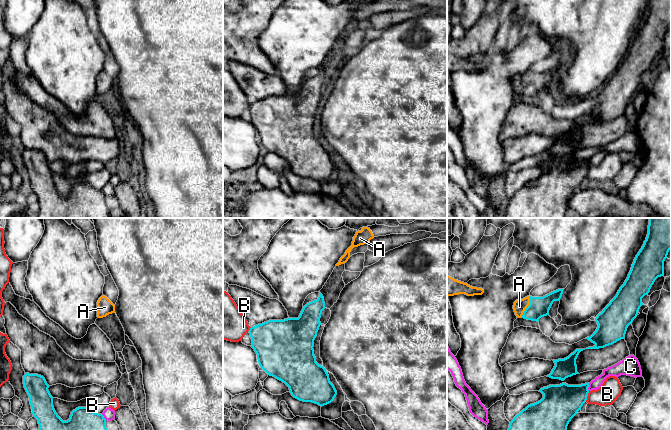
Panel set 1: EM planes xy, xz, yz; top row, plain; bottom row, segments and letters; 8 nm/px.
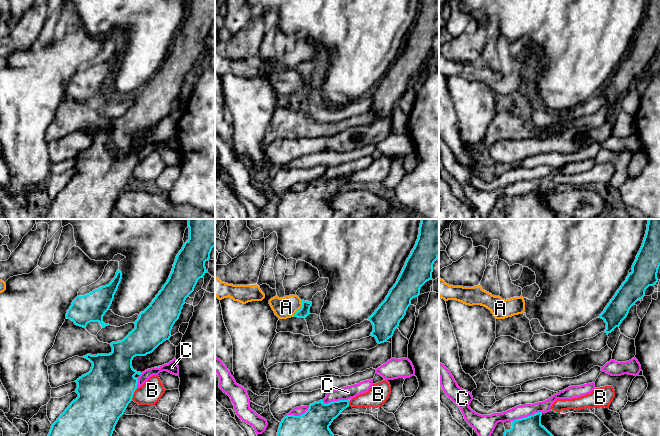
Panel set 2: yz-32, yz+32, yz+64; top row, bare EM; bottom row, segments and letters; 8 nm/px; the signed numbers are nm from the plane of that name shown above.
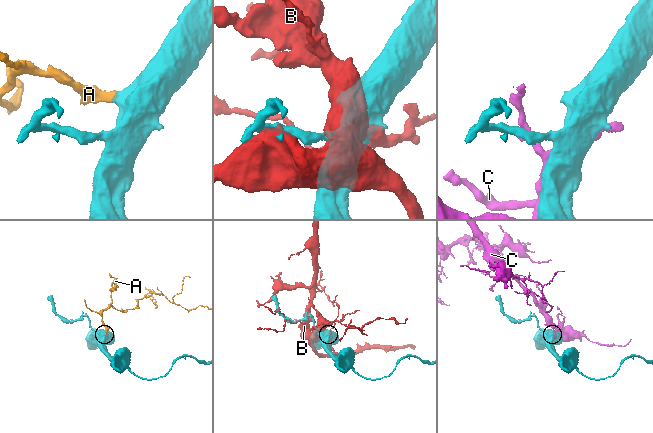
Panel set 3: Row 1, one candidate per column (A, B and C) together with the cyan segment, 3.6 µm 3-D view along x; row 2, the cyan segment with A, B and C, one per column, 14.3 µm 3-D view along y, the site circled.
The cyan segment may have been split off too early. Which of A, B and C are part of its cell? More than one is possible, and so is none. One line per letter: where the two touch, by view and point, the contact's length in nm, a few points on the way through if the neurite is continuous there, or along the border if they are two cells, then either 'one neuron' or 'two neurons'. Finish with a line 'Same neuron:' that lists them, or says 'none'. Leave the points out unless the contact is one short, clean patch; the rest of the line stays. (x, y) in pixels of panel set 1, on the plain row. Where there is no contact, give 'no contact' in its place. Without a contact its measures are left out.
A: meets cyan in yz at (528, 82); contact 180 nm long; runs through yz (539, 83), (528, 82), (519, 82); one neuron
B: meets cyan in yz at (587, 171); contact 90 nm long; two neurons
C: meets cyan in yz at (588, 162); contact 60 nm long; two neurons
Same neuron: A

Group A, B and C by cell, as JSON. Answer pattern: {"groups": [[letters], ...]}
{"groups": [["A"], ["B"], ["C"]]}

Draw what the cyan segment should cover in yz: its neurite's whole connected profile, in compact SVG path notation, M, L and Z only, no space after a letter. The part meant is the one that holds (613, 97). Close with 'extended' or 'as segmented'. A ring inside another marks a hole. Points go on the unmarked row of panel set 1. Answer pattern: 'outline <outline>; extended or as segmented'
outline M649 0L646 16L634 35L627 55L616 72L595 94L598 100L596 107L590 113L585 114L595 121L586 125L604 124L625 114L628 102L637 93L638 87L643 81L642 74L650 68L655 56L664 52L664 37L670 25L671 0Z; as segmented

